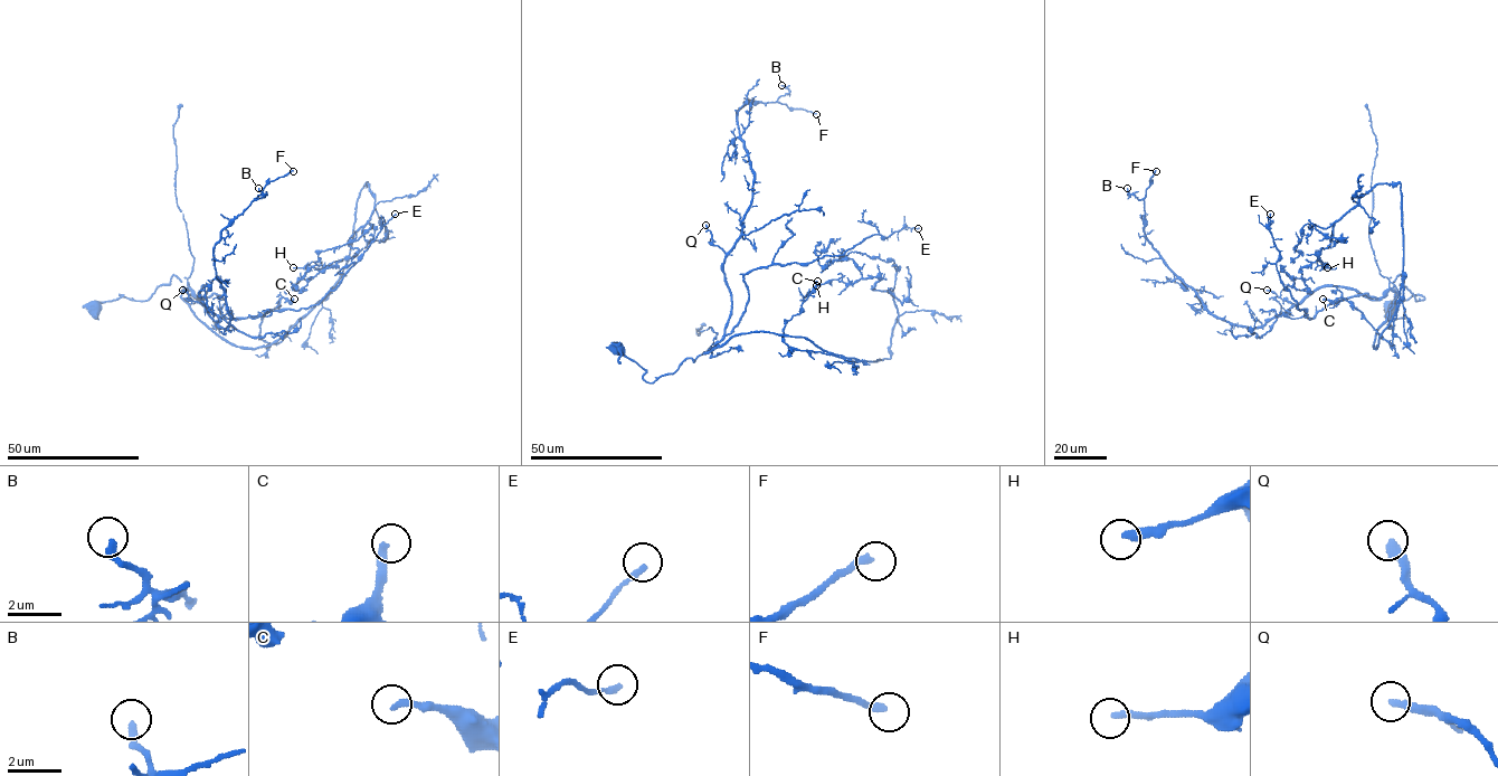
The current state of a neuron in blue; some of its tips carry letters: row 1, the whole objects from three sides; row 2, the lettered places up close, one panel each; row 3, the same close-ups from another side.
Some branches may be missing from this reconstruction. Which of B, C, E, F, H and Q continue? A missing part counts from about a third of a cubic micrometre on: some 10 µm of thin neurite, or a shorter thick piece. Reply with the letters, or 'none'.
F, Q

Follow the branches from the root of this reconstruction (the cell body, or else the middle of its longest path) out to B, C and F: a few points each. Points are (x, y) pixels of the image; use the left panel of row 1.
B: (95, 308), (147, 301), (174, 275), (201, 299), (207, 286), (201, 301), (228, 327), (214, 248), (258, 188)
C: (95, 308), (174, 275), (199, 319), (256, 348), (305, 315), (262, 338), (294, 299)
F: (95, 308), (147, 301), (174, 275), (201, 299), (207, 286), (201, 301), (228, 327), (215, 245), (293, 171)

